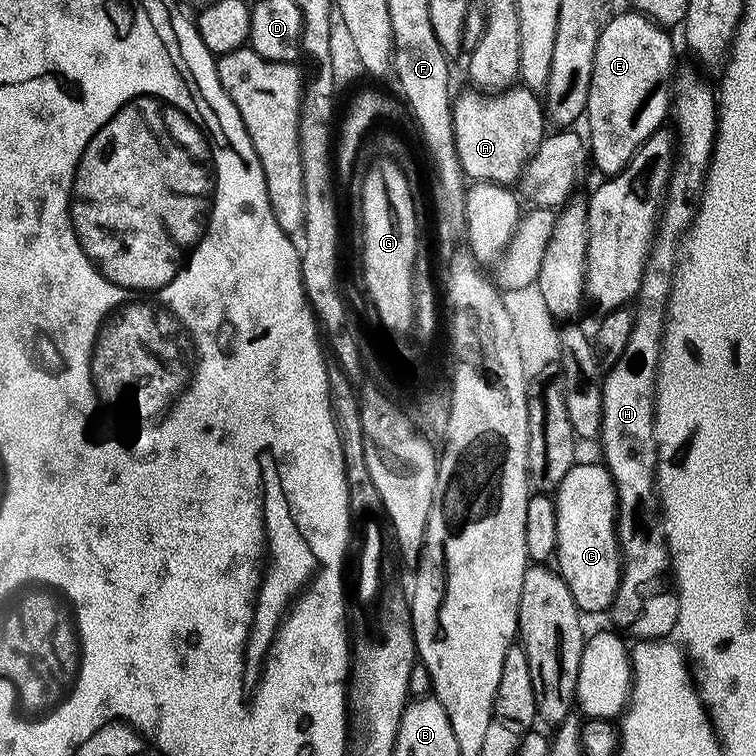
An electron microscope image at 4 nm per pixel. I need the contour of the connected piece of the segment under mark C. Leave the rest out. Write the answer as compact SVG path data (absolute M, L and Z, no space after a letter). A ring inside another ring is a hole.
M603 463L573 464L554 493L557 520L554 564L581 613L607 613L618 593L622 557L616 541L616 487Z

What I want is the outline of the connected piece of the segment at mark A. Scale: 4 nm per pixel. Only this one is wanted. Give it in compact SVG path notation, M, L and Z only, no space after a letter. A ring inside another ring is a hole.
M513 86L503 92L485 94L479 90L467 90L455 97L452 106L452 129L456 139L456 153L462 162L462 170L469 181L484 181L512 186L520 179L520 174L528 159L540 148L546 135L545 105L535 91L525 86Z

